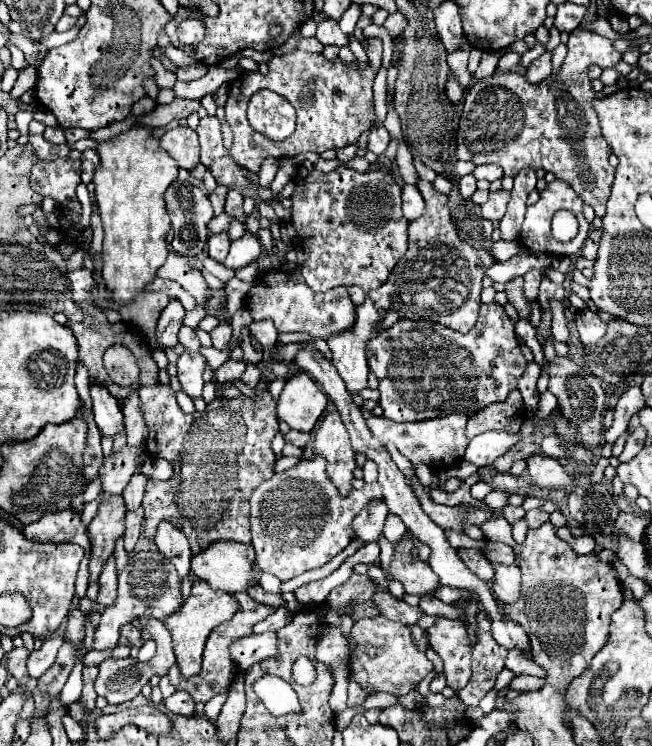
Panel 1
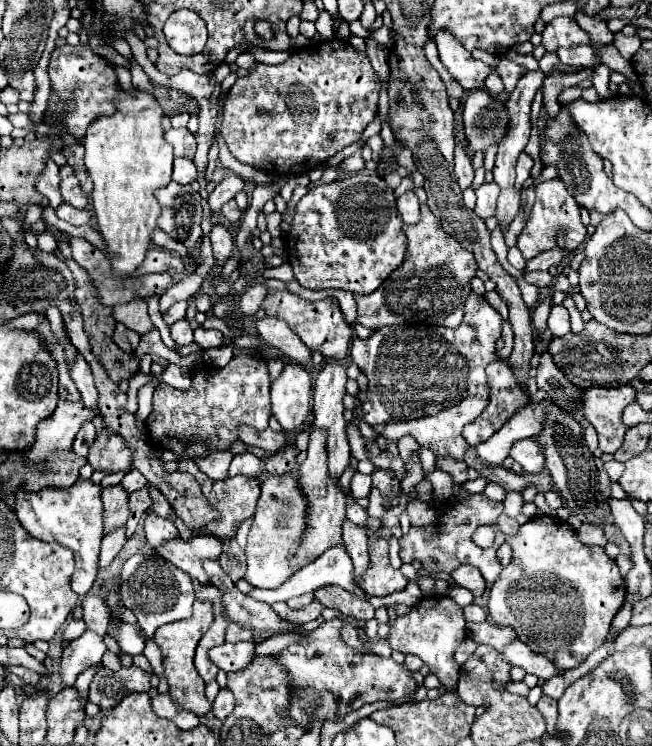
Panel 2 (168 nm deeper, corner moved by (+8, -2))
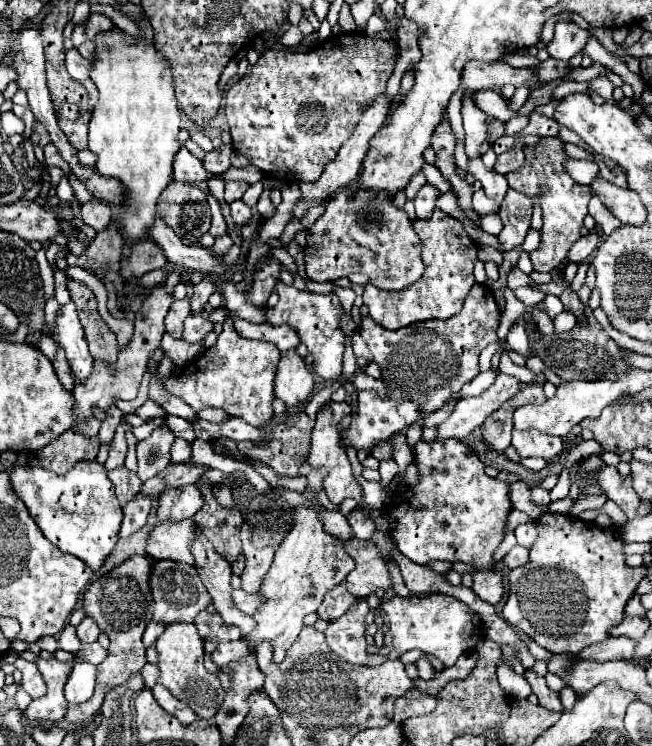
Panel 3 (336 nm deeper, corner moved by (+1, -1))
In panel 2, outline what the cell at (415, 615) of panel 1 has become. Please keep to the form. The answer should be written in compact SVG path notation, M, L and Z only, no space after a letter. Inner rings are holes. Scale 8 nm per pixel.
M327 586L315 590L315 600L325 608L339 610L343 616L351 616L357 620L371 620L375 616L375 610L369 602L359 600L355 594L339 586Z

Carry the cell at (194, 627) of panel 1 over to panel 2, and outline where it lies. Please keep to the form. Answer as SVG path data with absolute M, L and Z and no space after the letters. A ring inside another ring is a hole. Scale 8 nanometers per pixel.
M195 600L193 616L189 620L179 620L179 622L165 624L163 628L157 628L157 632L153 634L155 644L163 652L163 668L165 668L165 678L167 678L167 684L169 684L169 696L173 700L177 700L177 704L181 708L191 710L197 716L207 716L209 710L211 710L211 702L205 696L205 682L193 666L193 656L195 656L197 642L207 632L211 622L213 622L213 606L209 602Z

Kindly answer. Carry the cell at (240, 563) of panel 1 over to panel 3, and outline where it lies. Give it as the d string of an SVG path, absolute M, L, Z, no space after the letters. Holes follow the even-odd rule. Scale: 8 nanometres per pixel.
M184 519L182 523L158 523L148 537L146 553L158 559L172 559L194 565L194 557L190 553L190 545L196 539L196 529L192 519Z

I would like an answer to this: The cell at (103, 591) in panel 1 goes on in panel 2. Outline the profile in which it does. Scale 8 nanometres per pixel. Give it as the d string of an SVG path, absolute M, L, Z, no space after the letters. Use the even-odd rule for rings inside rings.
M85 596L81 606L83 606L83 622L87 624L87 630L93 630L95 634L105 636L109 626L109 610L105 602L97 596Z

